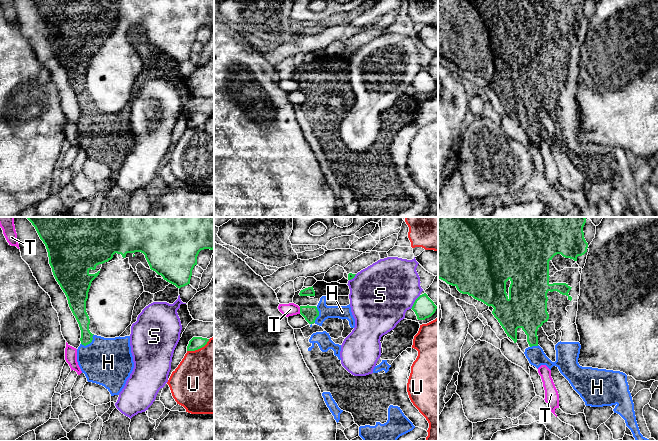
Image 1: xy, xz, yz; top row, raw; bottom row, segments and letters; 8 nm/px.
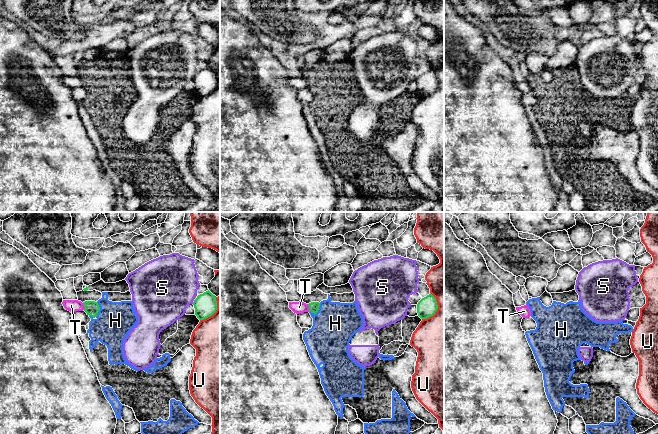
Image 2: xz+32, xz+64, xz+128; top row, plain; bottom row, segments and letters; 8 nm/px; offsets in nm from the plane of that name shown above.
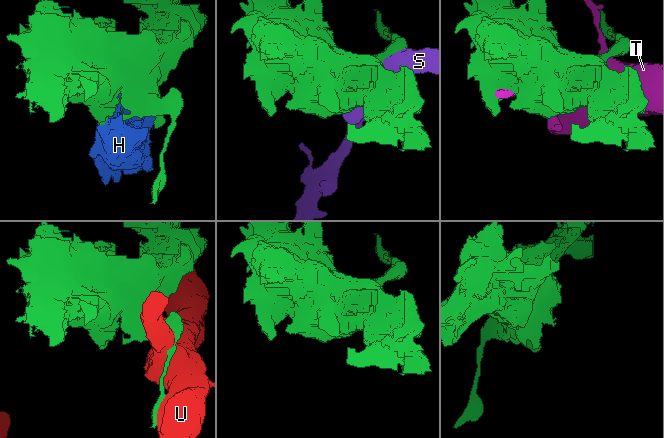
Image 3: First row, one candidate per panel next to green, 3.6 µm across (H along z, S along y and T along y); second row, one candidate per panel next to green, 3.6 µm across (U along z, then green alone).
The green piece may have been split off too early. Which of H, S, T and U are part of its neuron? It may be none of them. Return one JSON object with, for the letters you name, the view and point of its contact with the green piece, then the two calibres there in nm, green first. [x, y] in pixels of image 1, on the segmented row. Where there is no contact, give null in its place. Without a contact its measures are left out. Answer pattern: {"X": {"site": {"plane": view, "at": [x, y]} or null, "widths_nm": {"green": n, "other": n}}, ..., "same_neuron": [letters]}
{"H": {"site": {"plane": "xy", "at": [89, 343]}, "widths_nm": {"green": 100, "other": 380}}, "same_neuron": ["H"]}

